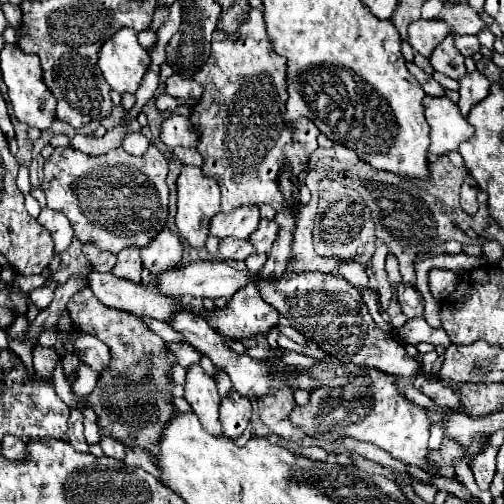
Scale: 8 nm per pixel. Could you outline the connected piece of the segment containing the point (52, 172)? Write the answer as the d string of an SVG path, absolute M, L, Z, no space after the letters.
M150 145L148 151L140 157L128 155L122 147L108 151L98 157L84 155L72 147L56 149L50 159L44 163L44 181L42 189L46 193L46 201L50 209L58 209L64 213L74 229L74 237L82 243L92 243L98 249L118 253L130 245L148 245L150 239L166 227L166 213L168 213L168 161L166 157Z

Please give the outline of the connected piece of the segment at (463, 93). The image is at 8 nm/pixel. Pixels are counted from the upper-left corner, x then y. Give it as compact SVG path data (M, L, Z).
M478 71L466 73L466 75L460 79L460 89L458 89L460 101L458 101L458 107L460 107L460 111L462 111L464 117L468 115L468 111L470 111L476 103L480 103L482 99L486 99L486 95L488 95L488 91L490 91L490 85L492 85L492 83L490 83L482 73L478 73Z

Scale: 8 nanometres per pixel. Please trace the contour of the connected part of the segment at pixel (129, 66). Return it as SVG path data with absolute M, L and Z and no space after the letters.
M122 27L110 39L104 41L98 51L98 67L116 93L134 93L146 73L150 57L146 49L138 45L136 31Z

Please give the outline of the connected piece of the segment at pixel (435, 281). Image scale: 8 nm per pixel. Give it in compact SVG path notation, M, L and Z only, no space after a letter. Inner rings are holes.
M430 269L428 277L430 277L428 285L430 285L432 297L436 301L444 301L454 291L454 287L458 283L458 275L448 269Z

